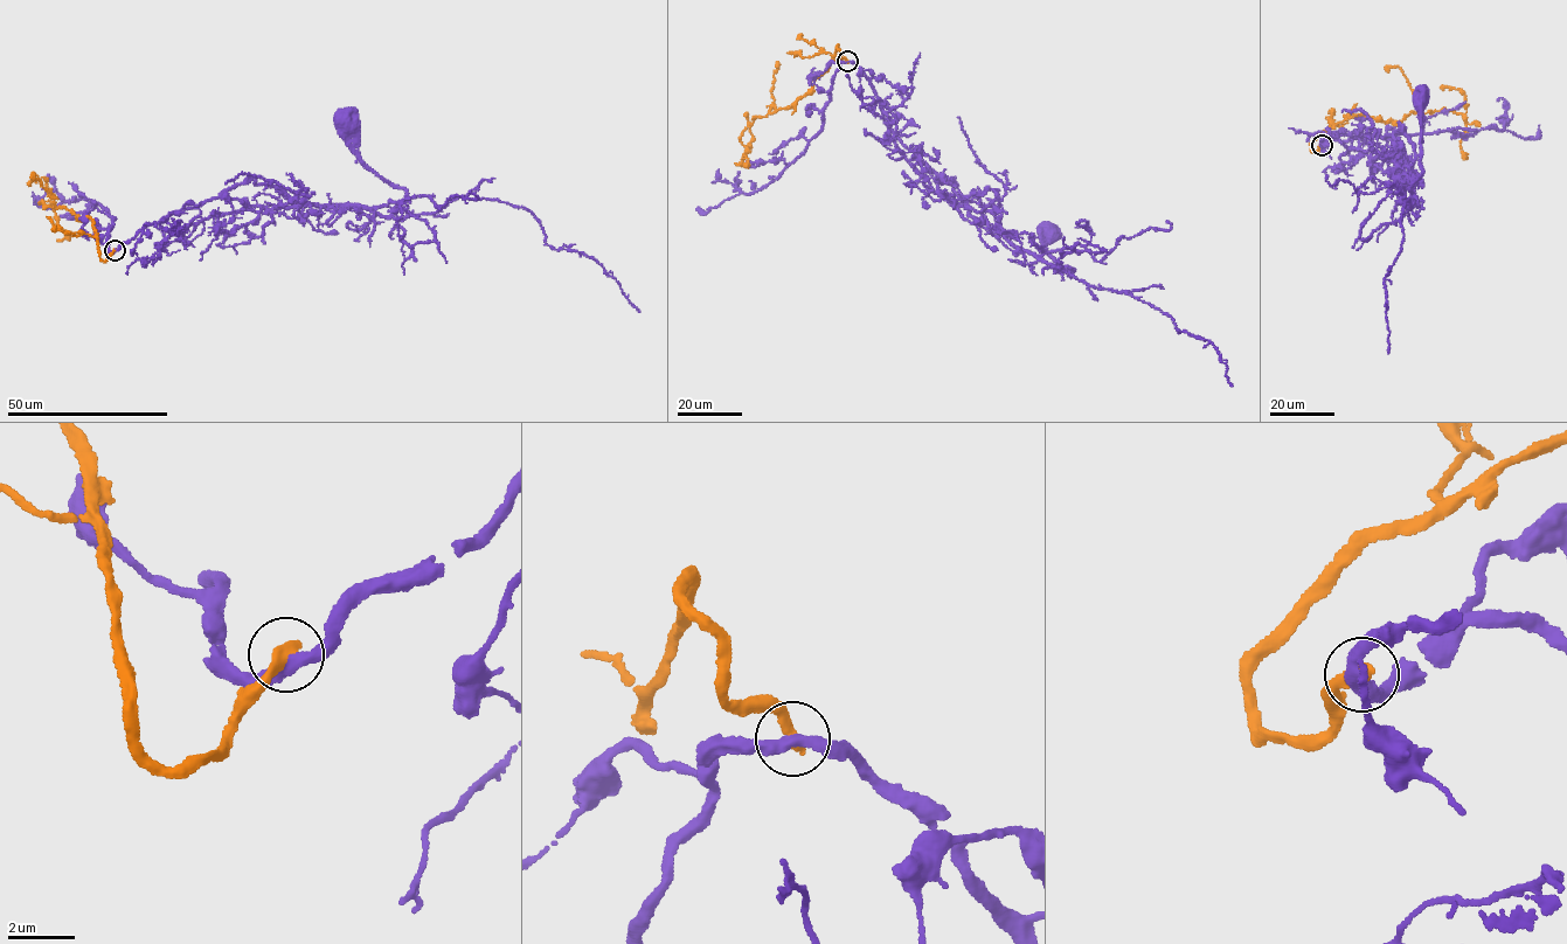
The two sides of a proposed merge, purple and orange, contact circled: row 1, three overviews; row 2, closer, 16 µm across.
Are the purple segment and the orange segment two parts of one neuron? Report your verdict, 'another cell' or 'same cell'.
another cell

